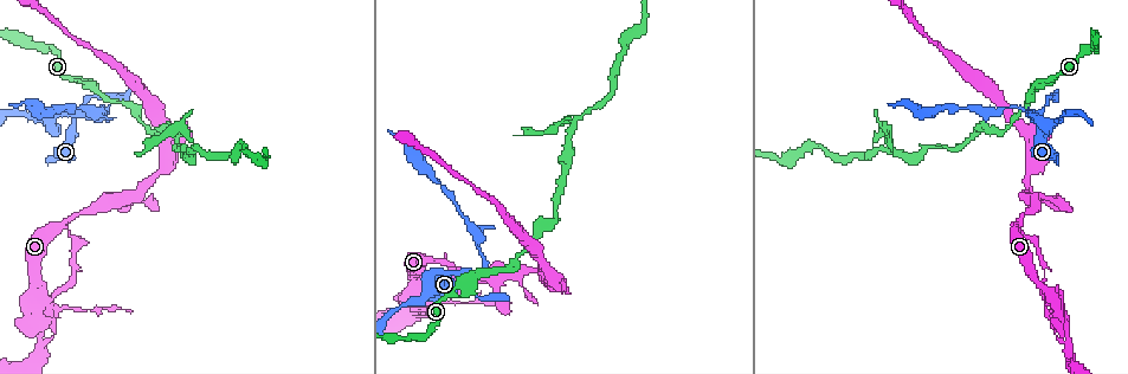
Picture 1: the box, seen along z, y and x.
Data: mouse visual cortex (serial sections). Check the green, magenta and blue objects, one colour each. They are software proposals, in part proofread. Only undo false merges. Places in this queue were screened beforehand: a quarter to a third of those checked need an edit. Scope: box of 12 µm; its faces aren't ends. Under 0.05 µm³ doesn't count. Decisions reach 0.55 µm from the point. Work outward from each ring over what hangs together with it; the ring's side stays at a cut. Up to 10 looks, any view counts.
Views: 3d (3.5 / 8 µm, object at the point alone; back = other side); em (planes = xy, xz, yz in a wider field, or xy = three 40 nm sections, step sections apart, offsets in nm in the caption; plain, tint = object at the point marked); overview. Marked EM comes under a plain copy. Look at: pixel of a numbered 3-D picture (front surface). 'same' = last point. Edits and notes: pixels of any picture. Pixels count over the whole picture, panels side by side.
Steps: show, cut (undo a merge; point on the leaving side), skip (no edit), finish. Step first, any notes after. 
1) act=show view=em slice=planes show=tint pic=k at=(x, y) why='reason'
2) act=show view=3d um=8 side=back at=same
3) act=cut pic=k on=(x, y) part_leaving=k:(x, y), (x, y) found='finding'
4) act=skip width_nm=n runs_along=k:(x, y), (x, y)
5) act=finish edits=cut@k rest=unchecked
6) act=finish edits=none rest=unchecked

act=show view=3d um=8 pic=1 at=(61, 224) why='side arm on a straight run'

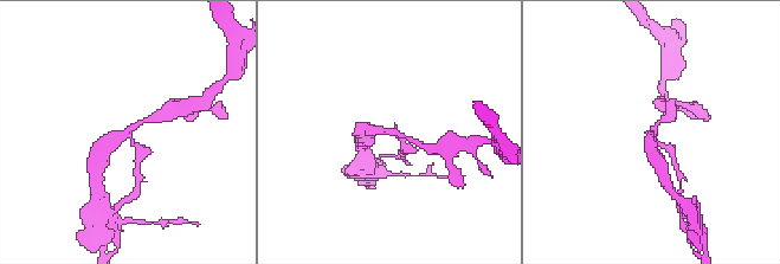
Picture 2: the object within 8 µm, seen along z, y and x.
act=show view=3d um=3.5 pic=2 at=(126, 132) why='closer look'

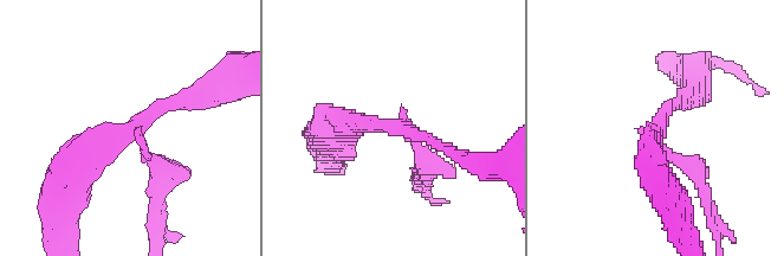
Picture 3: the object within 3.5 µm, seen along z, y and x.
act=show view=em slice=xy step=1 show=tint pic=3 at=(655, 134) why='need the tissue'

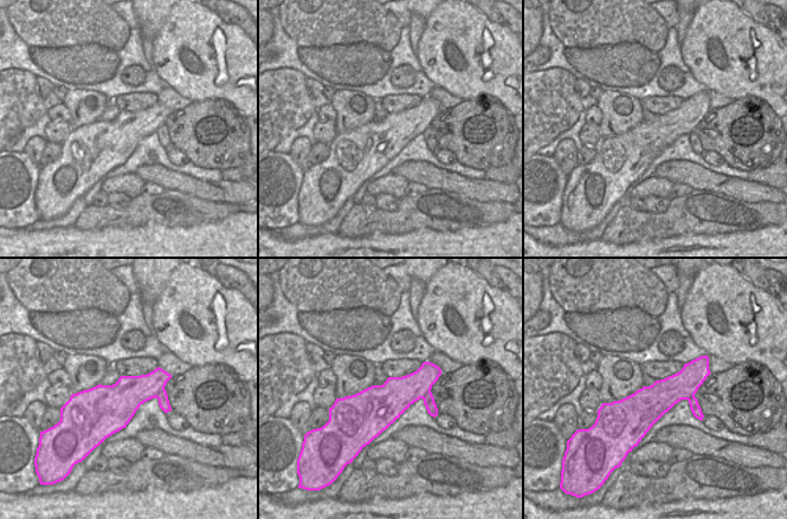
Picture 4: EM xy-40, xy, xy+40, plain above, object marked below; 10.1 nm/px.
act=skip arm_widths_nm=150,200,400 runs_along=4:(703, 371), (643, 409), (608, 409) found='all the same cell'

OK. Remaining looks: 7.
act=show view=em slice=planes show=tint pic=1 at=(71, 116) why='sharp bend'

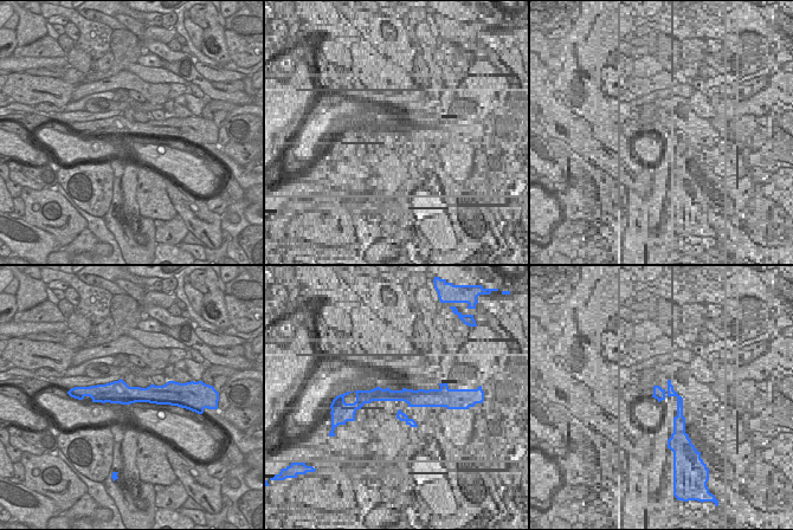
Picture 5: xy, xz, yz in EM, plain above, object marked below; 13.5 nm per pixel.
act=show view=3d um=3.5 at=same

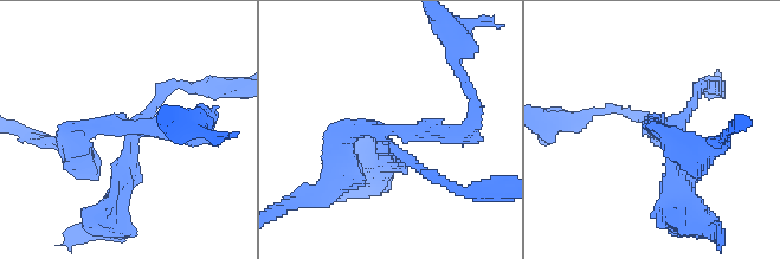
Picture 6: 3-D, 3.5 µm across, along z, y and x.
act=cut pic=6 on=(161, 133) found='a second cell is stuck on'

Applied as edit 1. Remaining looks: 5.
act=show view=3d um=8 pic=1 at=(558, 283) why='sharp bend'

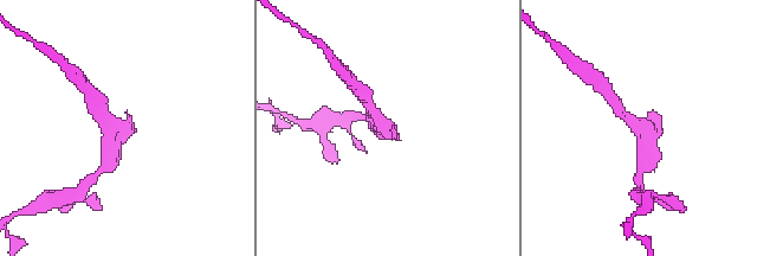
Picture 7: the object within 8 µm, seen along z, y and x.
act=show view=em slice=planes show=tint pic=7 at=(385, 129)

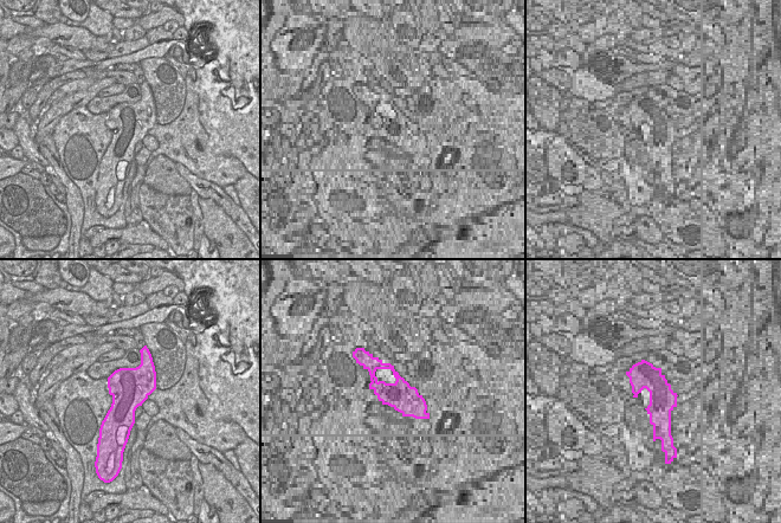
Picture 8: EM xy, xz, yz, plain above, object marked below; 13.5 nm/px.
act=skip width_nm=550 runs_along=7:(648, 160), (653, 132), (627, 115) found='continuous, no second cell'

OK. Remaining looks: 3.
act=show view=3d um=3.5 side=back pic=1 at=(198, 148) why='three arms meet'

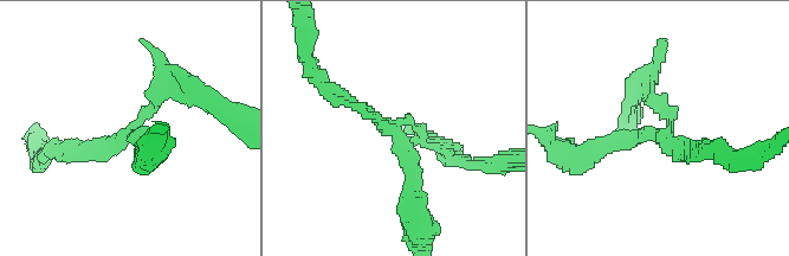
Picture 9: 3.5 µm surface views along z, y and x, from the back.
act=show view=em slice=xy step=3 show=tint pic=9 at=(128, 138) arms=3 arm_widths_nm=150,150,200

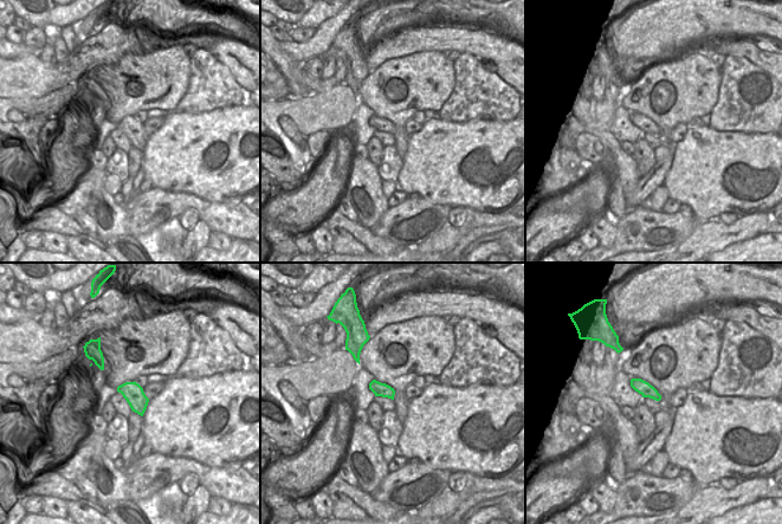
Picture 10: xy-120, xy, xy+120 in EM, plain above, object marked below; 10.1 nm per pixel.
act=cut pic=9 on=(156, 94) found='a second cell is stuck on'

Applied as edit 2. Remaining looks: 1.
act=finish edits=cut@6,cut@9 rest=unchecked

